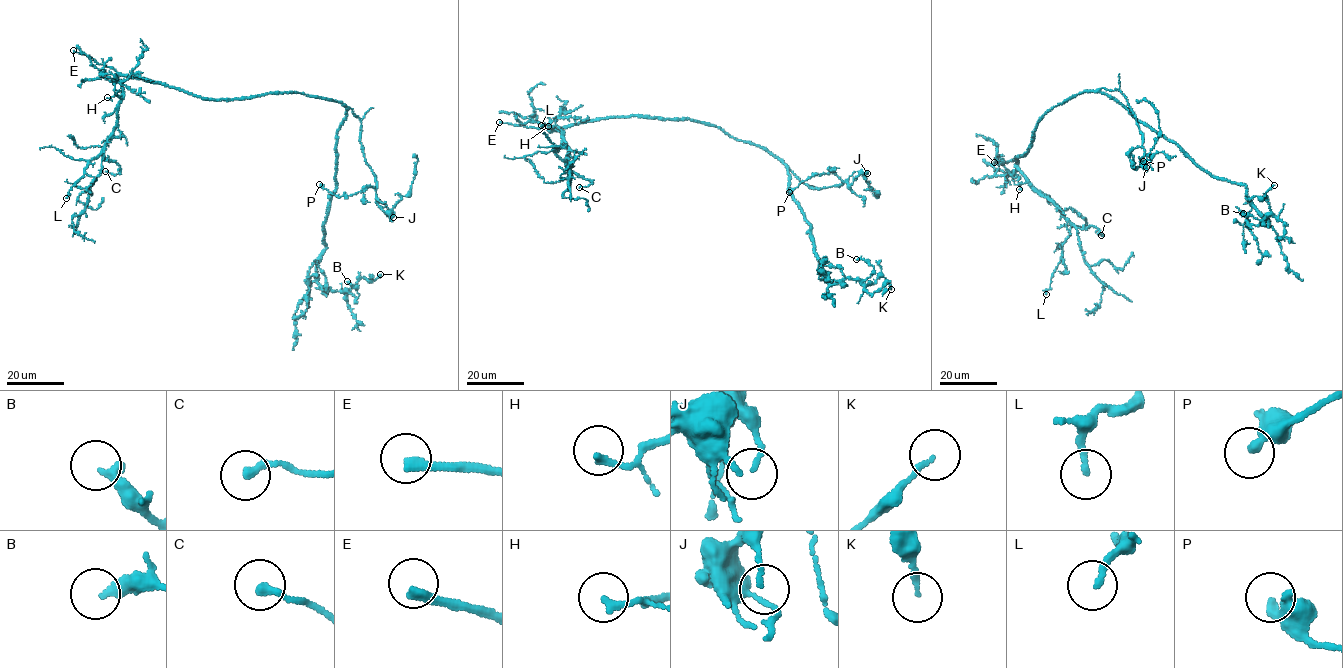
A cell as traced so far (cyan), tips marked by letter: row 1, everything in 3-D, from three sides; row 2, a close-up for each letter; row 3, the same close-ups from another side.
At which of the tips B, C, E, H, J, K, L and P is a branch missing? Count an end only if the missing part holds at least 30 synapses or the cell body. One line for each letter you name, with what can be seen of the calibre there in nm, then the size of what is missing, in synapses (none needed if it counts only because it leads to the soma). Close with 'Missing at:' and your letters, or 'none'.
E: 280 nm
Missing at: E

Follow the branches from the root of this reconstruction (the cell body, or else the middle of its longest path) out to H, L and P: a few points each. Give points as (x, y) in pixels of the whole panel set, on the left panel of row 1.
H: (285, 93), (234, 99), (199, 98), (161, 84), (118, 76), (121, 98), (115, 95), (107, 97)
L: (285, 93), (199, 98), (118, 76), (122, 91), (113, 135), (66, 198)
P: (285, 93), (331, 99), (352, 108), (361, 122), (364, 159), (376, 187), (339, 197), (319, 184)

